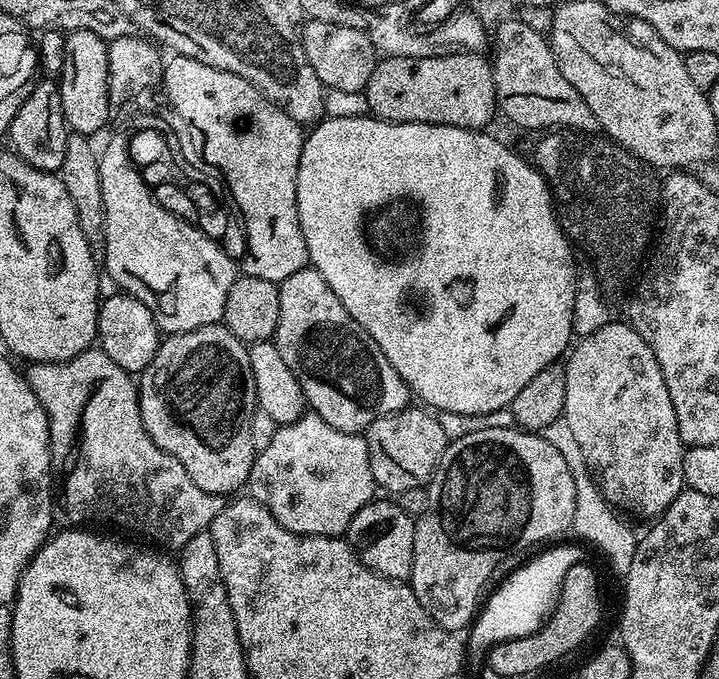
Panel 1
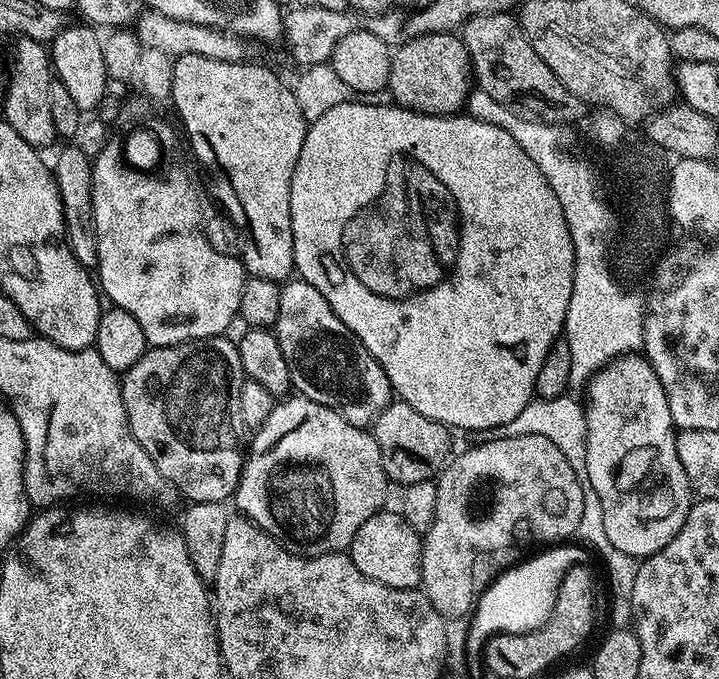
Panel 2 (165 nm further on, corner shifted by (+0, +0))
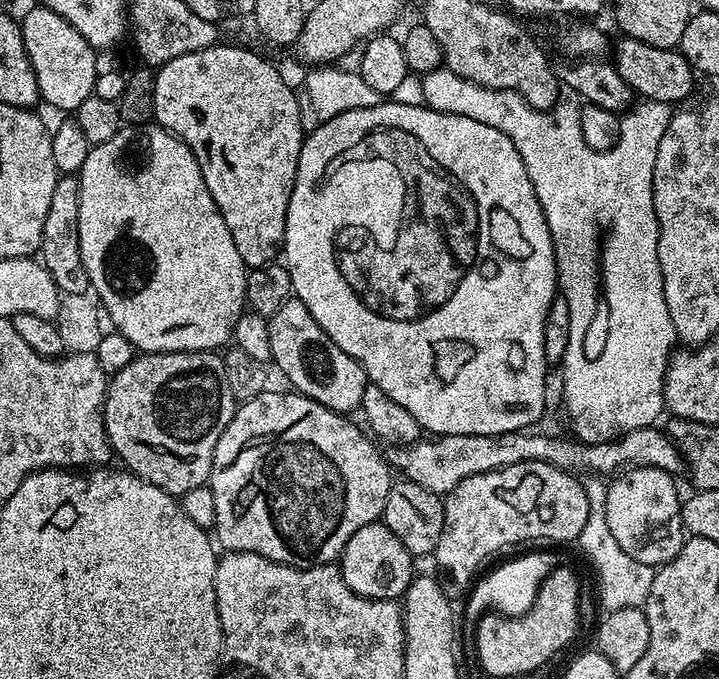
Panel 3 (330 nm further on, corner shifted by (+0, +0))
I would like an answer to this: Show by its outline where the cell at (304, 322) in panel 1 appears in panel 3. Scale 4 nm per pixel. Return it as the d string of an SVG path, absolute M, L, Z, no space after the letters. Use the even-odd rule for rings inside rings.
M295 298L288 300L278 314L274 314L268 321L270 326L271 363L280 367L280 372L289 380L291 387L302 396L308 396L314 402L326 406L332 412L352 414L357 411L362 402L362 394L370 383L364 367L342 346L338 346L314 322L310 310L301 300Z

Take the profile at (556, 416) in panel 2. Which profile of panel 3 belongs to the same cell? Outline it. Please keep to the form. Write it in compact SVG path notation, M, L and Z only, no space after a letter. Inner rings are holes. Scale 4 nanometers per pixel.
M595 474L585 475L582 483L586 490L586 498L590 502L590 514L586 518L586 526L582 526L578 547L588 555L588 560L592 563L597 578L600 579L600 600L604 603L603 611L610 613L615 608L618 610L643 608L650 592L653 565L643 564L630 558L630 554L626 554L626 550L618 546L614 534L610 534L610 525L606 522L608 484Z

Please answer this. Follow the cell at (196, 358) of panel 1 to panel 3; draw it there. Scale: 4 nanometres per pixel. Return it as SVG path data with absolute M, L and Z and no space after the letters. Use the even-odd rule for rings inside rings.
M215 351L206 352L150 352L137 355L122 370L118 370L108 381L108 393L104 396L104 425L108 435L108 444L112 447L113 453L118 457L125 469L133 476L138 476L148 483L158 486L173 498L179 498L190 490L205 487L209 483L212 475L212 463L214 462L214 450L218 446L218 438L222 438L222 430L231 422L232 416L238 407L237 400L232 397L230 382L228 381L228 367L224 364L223 355Z

